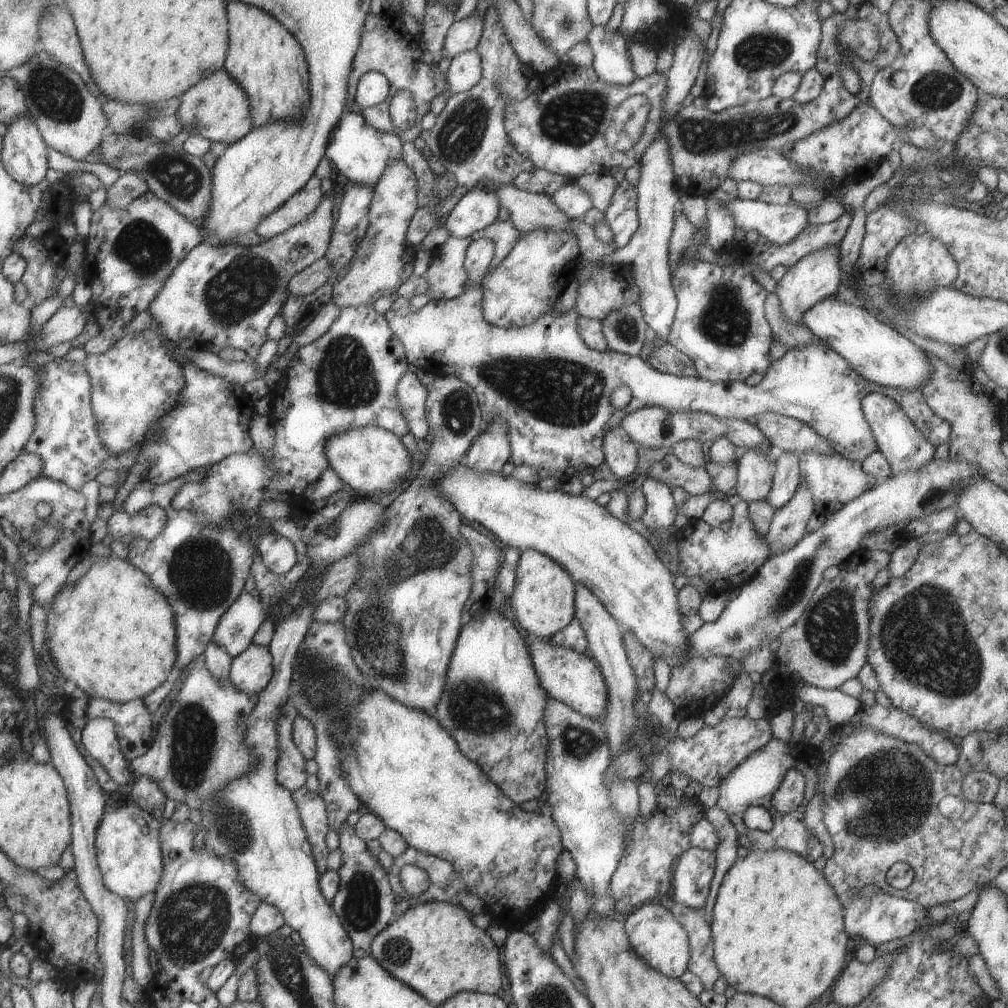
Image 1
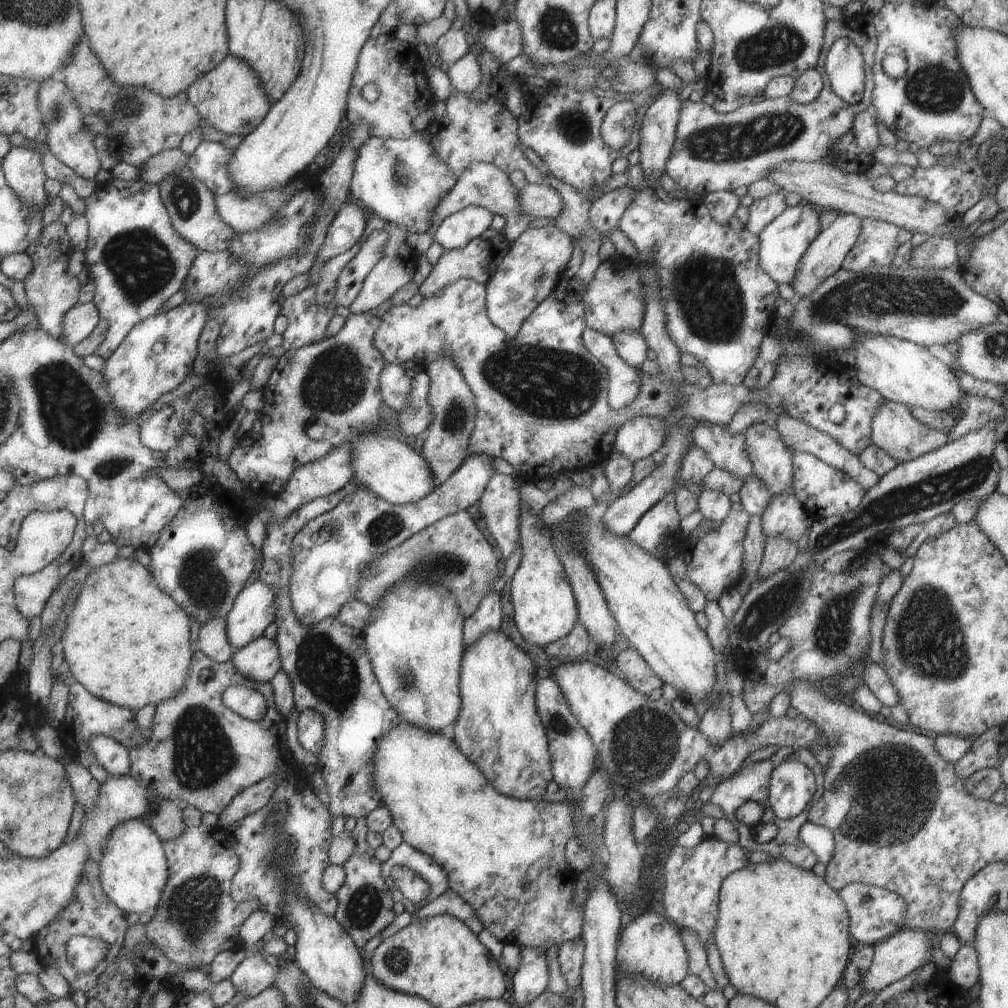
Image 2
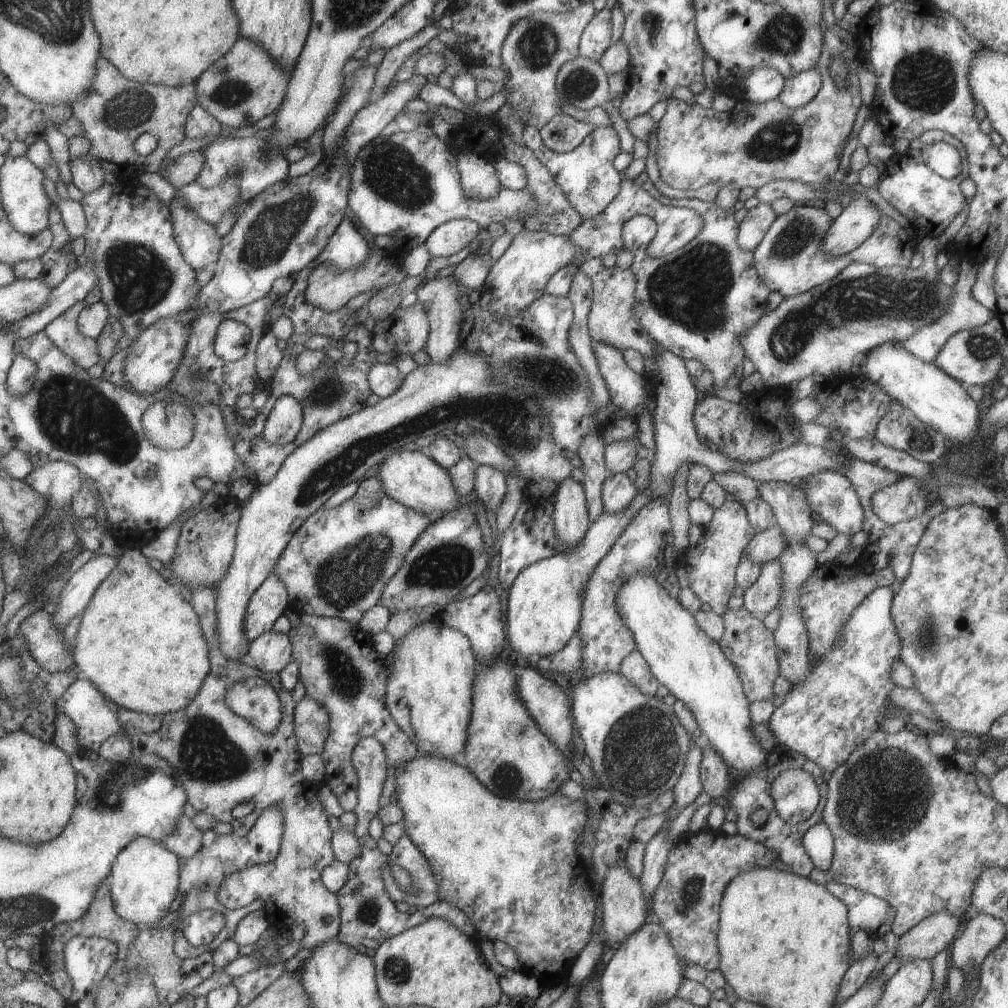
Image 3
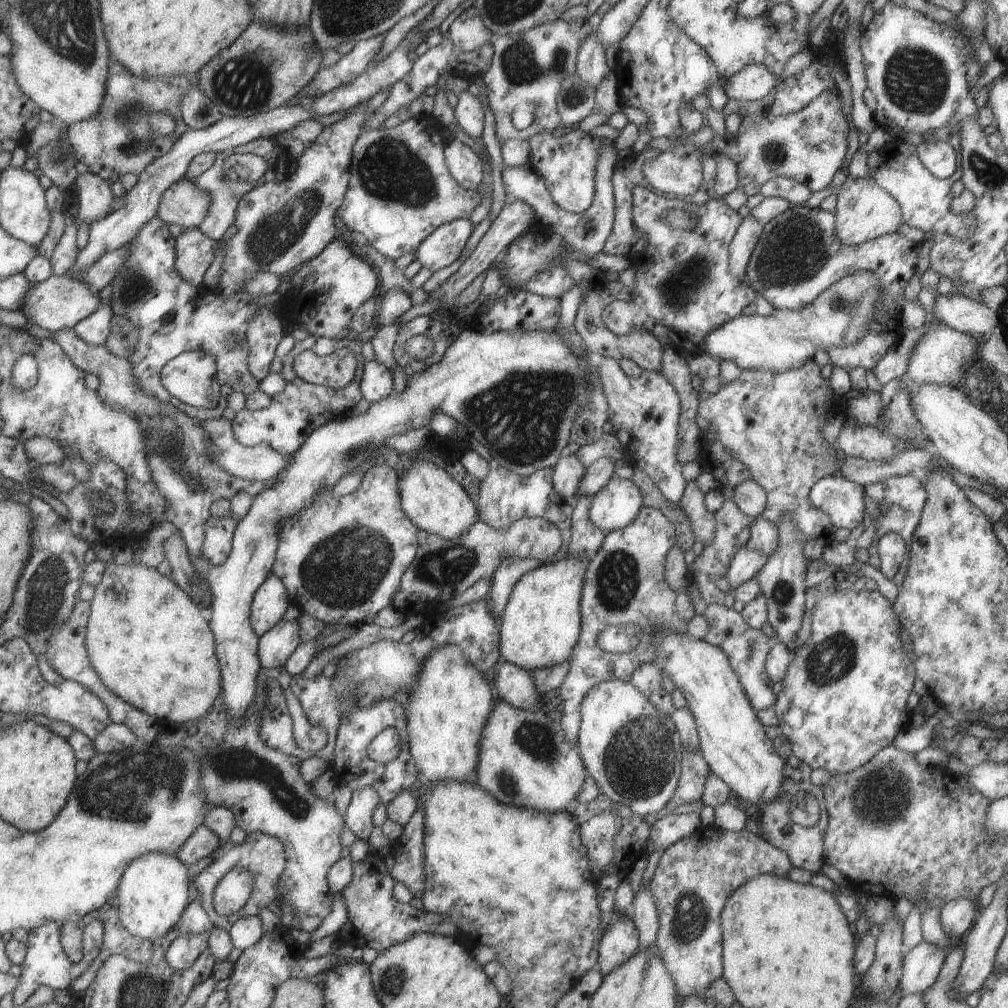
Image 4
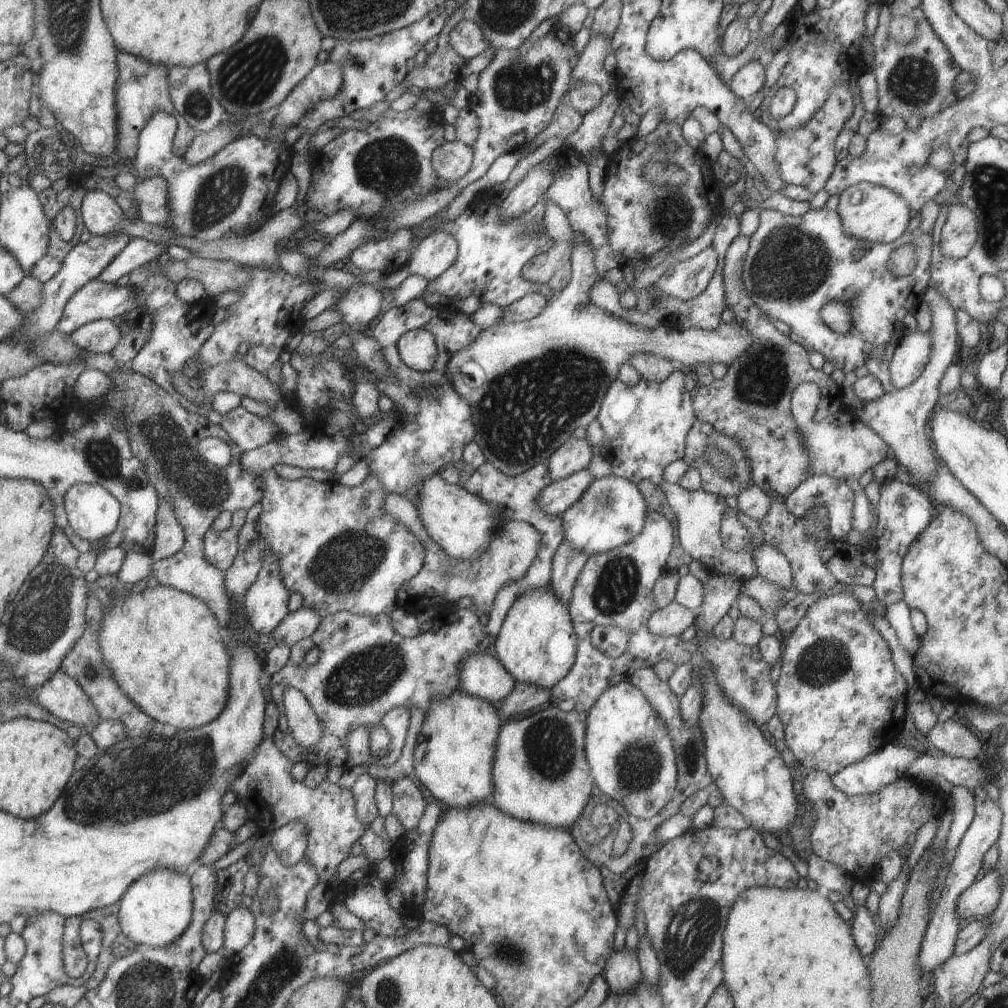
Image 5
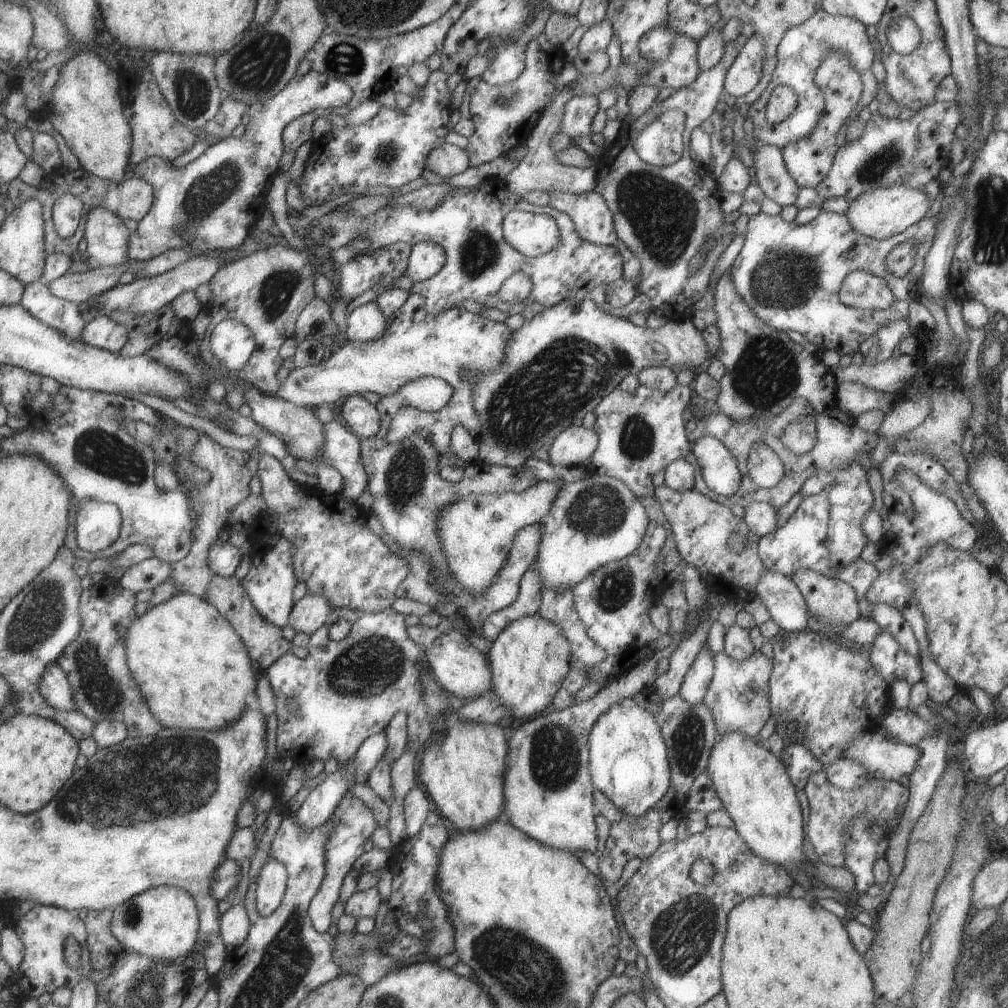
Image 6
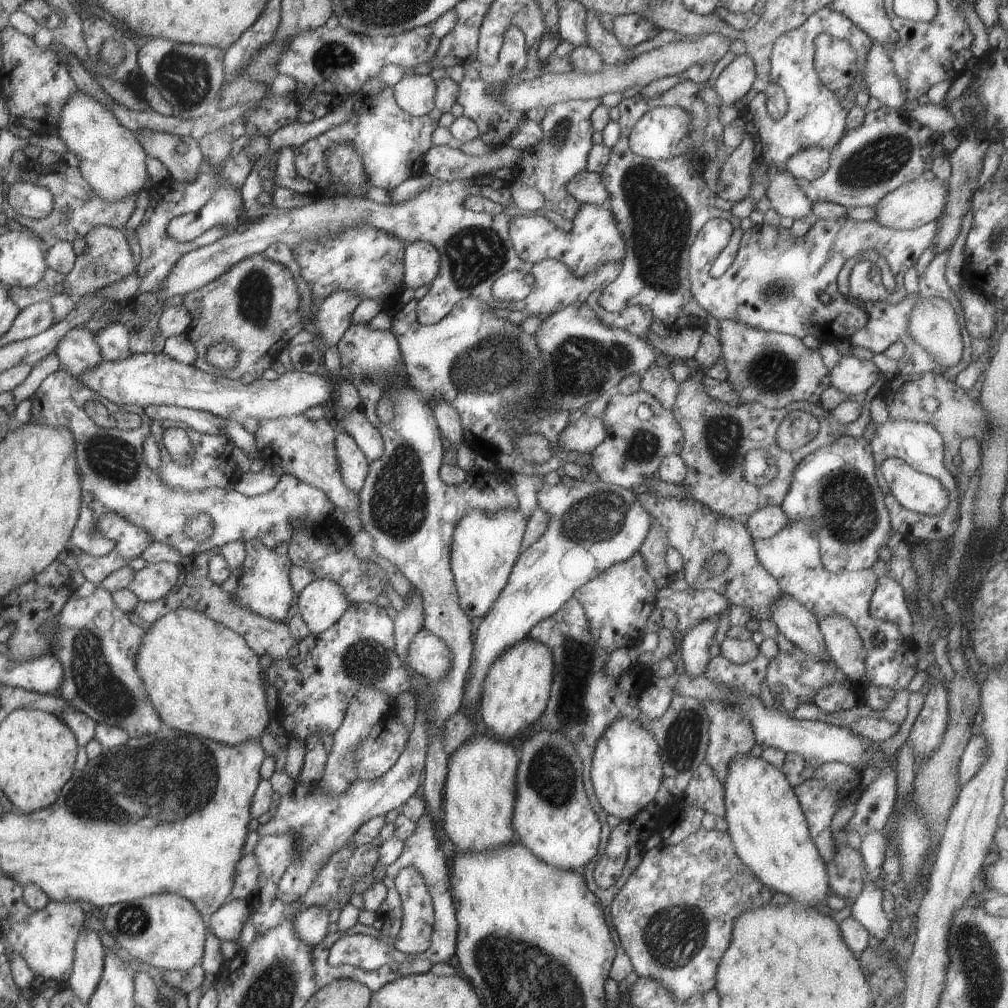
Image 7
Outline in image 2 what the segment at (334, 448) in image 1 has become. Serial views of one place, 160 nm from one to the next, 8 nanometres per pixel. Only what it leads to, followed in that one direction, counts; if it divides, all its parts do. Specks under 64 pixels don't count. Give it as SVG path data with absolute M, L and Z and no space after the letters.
M367 433L352 446L350 460L353 481L394 505L418 501L435 488L424 458L413 451L411 442L397 437Z

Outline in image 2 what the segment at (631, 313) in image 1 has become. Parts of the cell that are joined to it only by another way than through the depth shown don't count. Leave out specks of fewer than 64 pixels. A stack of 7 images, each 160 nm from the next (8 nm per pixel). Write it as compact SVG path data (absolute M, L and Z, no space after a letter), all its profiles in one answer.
M640 329L620 330L614 332L610 337L619 358L629 366L639 369L639 366L646 359L645 352L648 348Z

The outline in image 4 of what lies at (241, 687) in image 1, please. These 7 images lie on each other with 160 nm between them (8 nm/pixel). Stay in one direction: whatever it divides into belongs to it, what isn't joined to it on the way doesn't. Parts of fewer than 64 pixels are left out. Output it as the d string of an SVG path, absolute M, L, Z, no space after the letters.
M280 620L258 638L257 657L262 668L284 667L289 654L301 643L299 624L295 620Z

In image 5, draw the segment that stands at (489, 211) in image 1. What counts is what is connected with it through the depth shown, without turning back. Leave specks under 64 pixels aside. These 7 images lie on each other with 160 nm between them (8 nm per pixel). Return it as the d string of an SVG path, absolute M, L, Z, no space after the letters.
M432 232L413 248L406 263L409 276L423 276L433 280L440 276L455 261L457 244L447 232Z

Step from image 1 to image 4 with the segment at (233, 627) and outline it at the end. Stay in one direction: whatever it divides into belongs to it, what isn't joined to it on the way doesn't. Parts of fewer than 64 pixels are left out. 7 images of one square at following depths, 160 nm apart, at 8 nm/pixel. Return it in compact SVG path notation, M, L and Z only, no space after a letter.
M273 572L265 576L265 580L253 596L250 605L249 625L259 638L269 628L280 621L285 610L290 606L289 596L285 586Z

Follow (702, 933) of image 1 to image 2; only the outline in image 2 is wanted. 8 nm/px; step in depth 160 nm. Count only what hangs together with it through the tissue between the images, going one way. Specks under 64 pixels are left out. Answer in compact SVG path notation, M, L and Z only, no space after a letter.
M679 928L683 946L687 951L688 956L688 974L698 976L708 990L721 991L707 965L706 952L704 944L699 940L699 937L686 928Z

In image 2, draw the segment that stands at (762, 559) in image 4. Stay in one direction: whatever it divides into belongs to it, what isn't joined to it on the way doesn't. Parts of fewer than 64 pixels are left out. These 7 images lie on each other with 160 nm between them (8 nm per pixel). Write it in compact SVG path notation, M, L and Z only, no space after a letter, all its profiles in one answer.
M793 491L772 495L760 517L765 538L780 536L794 543L813 521Z

